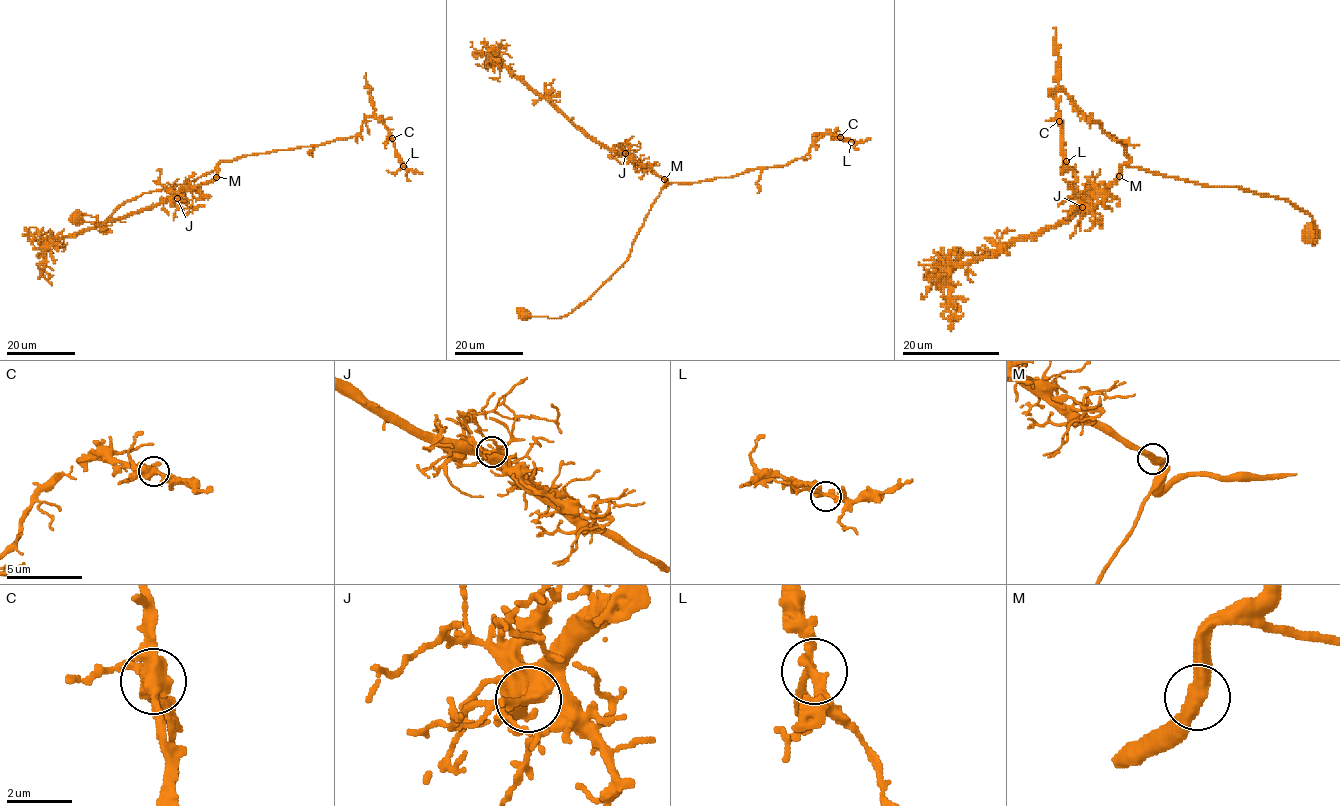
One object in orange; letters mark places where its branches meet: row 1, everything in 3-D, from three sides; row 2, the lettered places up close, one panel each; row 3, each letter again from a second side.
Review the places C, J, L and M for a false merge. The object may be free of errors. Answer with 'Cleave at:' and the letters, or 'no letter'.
Cleave at: no letter

